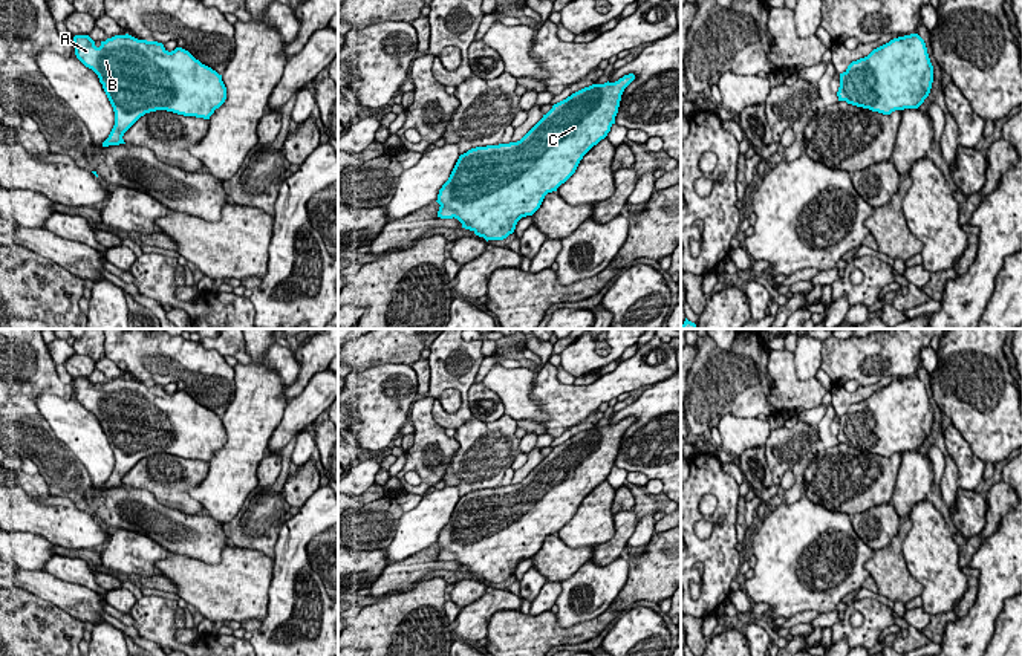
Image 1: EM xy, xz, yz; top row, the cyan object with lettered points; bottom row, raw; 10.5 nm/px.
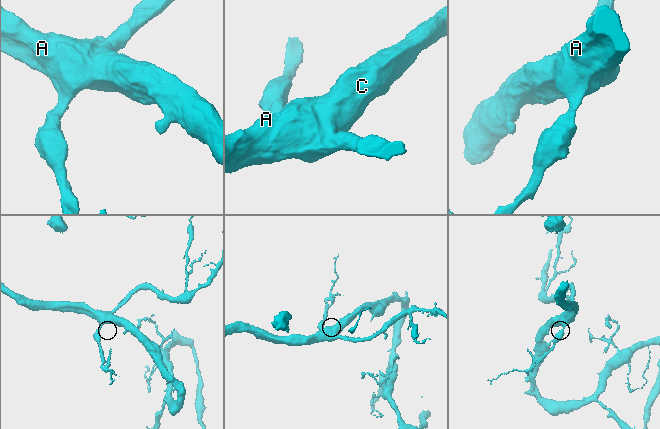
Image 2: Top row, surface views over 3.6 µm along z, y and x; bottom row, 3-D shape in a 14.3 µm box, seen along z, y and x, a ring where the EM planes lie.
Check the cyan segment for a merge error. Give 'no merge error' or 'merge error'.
no merge error

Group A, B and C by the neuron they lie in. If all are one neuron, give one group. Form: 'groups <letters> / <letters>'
groups A B C

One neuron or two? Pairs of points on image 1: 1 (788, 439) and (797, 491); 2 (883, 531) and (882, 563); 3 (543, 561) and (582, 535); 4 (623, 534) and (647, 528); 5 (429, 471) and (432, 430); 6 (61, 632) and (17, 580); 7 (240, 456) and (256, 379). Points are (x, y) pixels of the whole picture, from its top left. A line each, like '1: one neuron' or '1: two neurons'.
1: one neuron
2: two neurons
3: two neurons
4: two neurons
5: one neuron
6: two neurons
7: one neuron

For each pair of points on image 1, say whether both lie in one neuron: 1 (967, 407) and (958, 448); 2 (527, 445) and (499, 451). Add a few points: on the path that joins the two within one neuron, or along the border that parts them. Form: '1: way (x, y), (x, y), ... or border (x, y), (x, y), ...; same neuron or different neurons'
1: border (952, 422), (982, 462); different neurons
2: border (520, 439), (519, 451); different neurons

